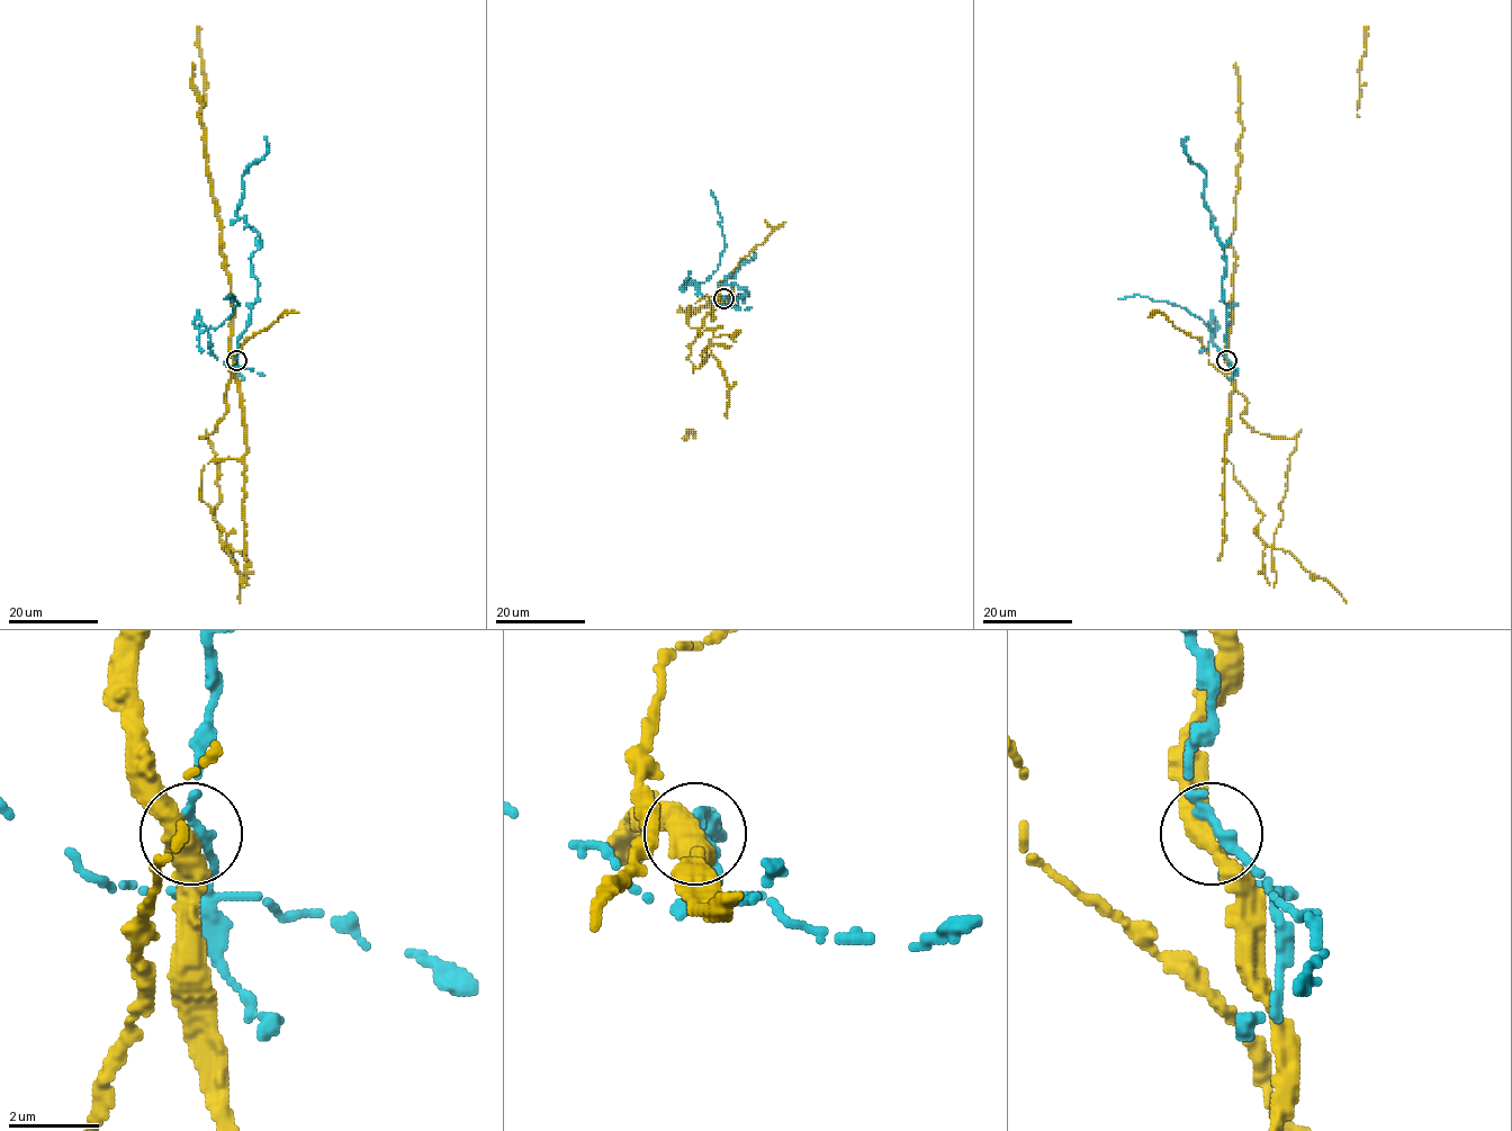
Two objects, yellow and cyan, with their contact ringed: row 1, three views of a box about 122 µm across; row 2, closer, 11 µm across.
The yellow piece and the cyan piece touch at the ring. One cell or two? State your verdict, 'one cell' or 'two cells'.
two cells

